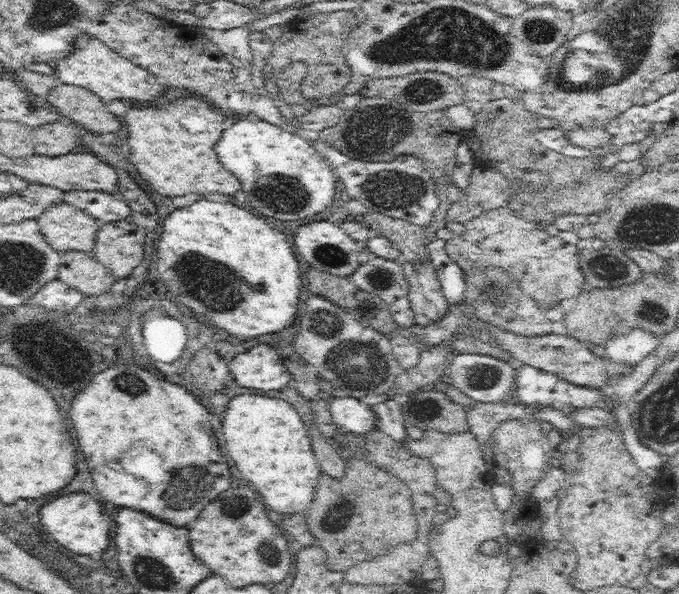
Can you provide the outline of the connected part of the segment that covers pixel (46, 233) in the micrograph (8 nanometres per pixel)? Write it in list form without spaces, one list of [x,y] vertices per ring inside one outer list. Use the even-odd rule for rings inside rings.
[[[60,199],[44,205],[36,219],[41,233],[57,251],[91,251],[99,221],[84,209]]]

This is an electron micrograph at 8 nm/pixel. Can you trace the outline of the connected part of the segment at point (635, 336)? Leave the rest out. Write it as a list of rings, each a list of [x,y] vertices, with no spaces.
[[[640,326],[626,330],[626,334],[610,334],[604,342],[602,351],[608,358],[616,361],[630,361],[638,364],[650,351],[662,347],[663,335]]]

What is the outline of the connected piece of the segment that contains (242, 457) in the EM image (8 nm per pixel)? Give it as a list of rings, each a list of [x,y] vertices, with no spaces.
[[[238,394],[227,404],[222,418],[222,434],[226,440],[224,448],[240,474],[250,480],[272,510],[292,514],[306,508],[312,498],[320,464],[296,410],[284,399],[260,394]]]

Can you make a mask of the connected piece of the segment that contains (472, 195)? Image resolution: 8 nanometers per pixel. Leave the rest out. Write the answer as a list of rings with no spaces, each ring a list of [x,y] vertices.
[[[477,165],[471,167],[468,191],[456,203],[451,203],[444,216],[446,222],[465,225],[489,208],[504,206],[509,197],[509,184],[499,172],[484,170]]]

